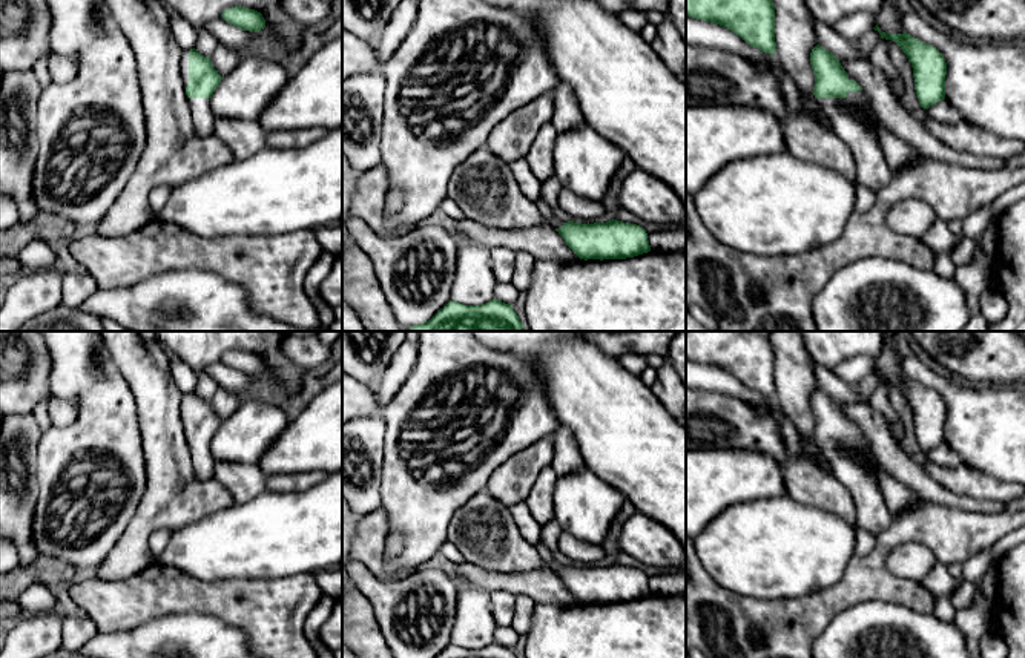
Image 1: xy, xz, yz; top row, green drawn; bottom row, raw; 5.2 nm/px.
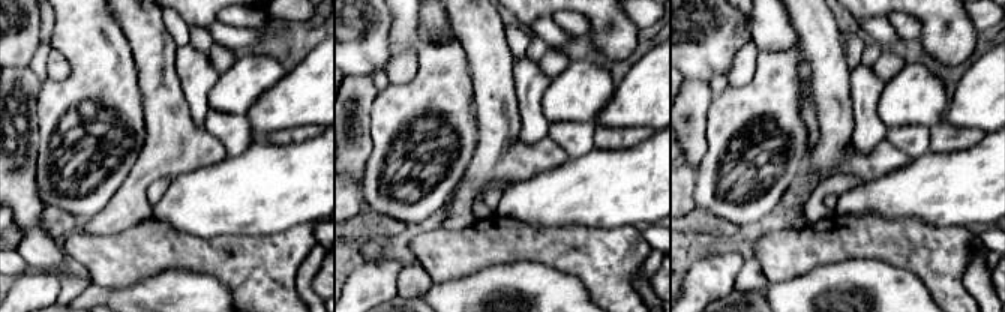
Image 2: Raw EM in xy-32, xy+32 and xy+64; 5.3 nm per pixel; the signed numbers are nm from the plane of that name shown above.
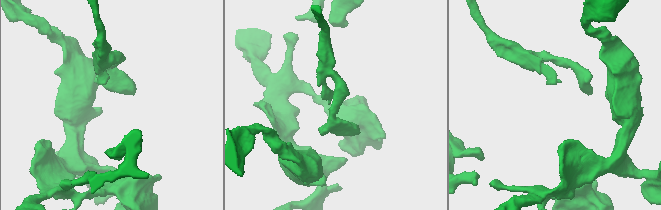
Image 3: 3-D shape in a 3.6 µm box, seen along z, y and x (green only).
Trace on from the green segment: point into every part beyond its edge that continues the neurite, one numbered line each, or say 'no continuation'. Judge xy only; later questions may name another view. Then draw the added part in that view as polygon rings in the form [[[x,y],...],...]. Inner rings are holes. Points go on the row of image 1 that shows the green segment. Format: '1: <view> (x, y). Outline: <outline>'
1: xy (184, 57). Outline: [[[184,51],[181,54],[181,77],[184,81],[184,86],[189,83],[189,51]]]

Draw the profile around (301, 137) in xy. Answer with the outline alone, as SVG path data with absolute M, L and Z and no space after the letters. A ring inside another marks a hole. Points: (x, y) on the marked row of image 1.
M322 127L267 132L265 146L273 147L273 149L305 147L305 146L324 138L327 133L328 133L328 130L322 129Z

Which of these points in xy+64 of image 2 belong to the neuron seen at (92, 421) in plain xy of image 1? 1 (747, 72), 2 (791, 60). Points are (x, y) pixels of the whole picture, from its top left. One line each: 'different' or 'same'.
1: different
2: same

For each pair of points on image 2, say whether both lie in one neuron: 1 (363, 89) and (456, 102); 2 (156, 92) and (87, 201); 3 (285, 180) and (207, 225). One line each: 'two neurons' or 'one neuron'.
1: two neurons
2: two neurons
3: one neuron

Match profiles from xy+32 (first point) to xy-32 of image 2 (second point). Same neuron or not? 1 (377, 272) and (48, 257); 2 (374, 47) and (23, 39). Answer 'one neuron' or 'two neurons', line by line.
1: two neurons
2: one neuron

